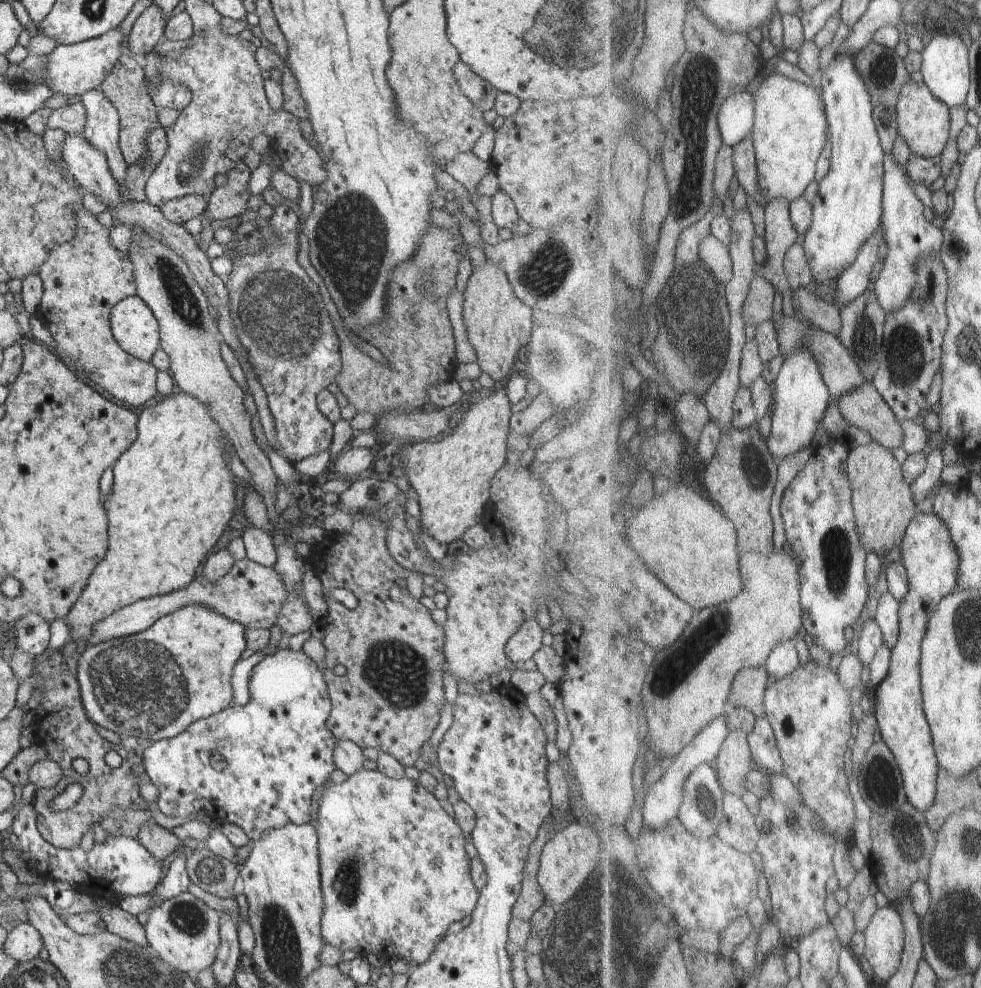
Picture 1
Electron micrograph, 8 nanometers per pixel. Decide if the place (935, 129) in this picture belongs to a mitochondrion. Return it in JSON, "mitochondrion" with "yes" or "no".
{"mitochondrion":"no"}

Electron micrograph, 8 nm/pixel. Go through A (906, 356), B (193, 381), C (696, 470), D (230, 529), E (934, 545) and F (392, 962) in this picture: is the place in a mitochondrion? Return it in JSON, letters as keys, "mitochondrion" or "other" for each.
{"A":"mitochondrion","B":"other","C":"other","D":"other","E":"other","F":"other"}

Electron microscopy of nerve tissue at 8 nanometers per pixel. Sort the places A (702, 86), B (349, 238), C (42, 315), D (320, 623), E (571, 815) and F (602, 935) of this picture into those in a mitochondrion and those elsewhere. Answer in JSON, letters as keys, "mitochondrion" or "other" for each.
{"A":"mitochondrion","B":"mitochondrion","C":"other","D":"other","E":"other","F":"mitochondrion"}

